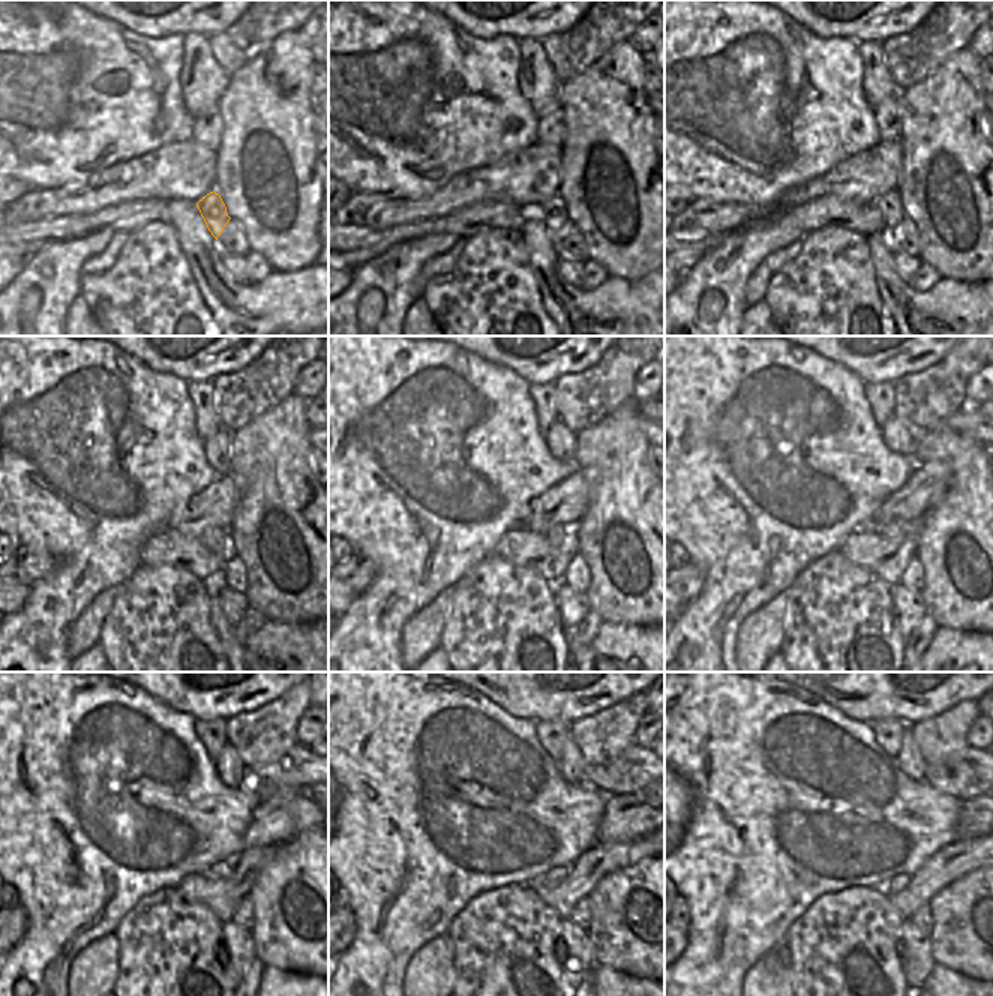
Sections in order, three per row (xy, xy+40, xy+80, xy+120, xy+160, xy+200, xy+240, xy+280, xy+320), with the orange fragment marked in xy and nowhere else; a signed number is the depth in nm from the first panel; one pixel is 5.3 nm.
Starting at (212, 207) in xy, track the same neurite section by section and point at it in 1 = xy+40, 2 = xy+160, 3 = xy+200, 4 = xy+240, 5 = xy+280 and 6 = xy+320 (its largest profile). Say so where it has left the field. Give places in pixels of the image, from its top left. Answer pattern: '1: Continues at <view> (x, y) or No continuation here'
1: Continues at xy+40 (552, 212)
2: Continues at xy+160 (555, 536)
3: Continues at xy+200 (893, 531)
4: Continues at xy+240 (219, 870)
5: Continues at xy+280 (555, 876)
6: Continues at xy+320 (899, 882).

